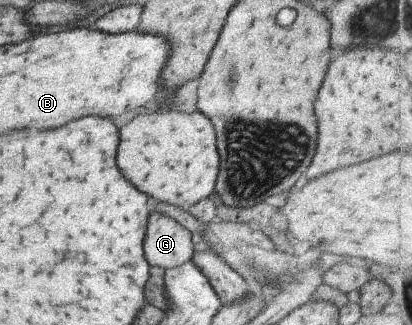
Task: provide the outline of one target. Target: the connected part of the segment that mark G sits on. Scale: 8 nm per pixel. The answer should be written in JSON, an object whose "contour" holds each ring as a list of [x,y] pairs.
{"contour":[[[151,211],[142,242],[144,258],[149,266],[171,269],[191,260],[195,251],[190,234],[172,217]]]}

